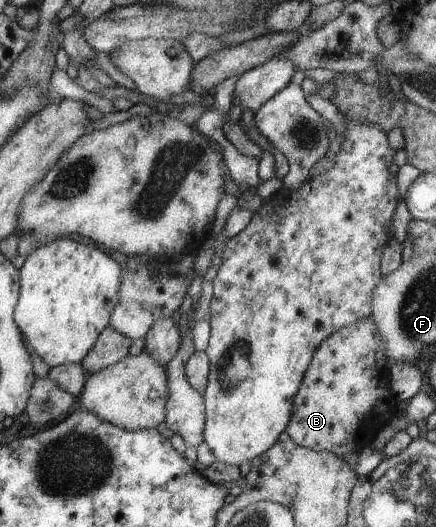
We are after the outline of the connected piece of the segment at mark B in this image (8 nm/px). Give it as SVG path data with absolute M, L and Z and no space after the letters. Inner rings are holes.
M371 315L341 327L319 343L314 351L300 387L294 396L290 421L285 432L297 445L314 451L327 451L343 457L350 451L361 452L371 445L376 432L398 411L399 402L389 388L389 367L392 361L386 353L382 338Z

